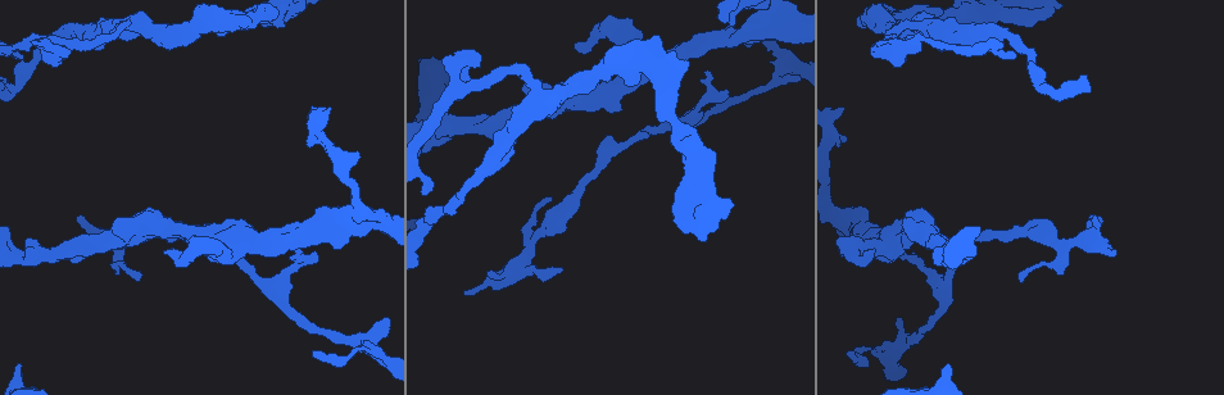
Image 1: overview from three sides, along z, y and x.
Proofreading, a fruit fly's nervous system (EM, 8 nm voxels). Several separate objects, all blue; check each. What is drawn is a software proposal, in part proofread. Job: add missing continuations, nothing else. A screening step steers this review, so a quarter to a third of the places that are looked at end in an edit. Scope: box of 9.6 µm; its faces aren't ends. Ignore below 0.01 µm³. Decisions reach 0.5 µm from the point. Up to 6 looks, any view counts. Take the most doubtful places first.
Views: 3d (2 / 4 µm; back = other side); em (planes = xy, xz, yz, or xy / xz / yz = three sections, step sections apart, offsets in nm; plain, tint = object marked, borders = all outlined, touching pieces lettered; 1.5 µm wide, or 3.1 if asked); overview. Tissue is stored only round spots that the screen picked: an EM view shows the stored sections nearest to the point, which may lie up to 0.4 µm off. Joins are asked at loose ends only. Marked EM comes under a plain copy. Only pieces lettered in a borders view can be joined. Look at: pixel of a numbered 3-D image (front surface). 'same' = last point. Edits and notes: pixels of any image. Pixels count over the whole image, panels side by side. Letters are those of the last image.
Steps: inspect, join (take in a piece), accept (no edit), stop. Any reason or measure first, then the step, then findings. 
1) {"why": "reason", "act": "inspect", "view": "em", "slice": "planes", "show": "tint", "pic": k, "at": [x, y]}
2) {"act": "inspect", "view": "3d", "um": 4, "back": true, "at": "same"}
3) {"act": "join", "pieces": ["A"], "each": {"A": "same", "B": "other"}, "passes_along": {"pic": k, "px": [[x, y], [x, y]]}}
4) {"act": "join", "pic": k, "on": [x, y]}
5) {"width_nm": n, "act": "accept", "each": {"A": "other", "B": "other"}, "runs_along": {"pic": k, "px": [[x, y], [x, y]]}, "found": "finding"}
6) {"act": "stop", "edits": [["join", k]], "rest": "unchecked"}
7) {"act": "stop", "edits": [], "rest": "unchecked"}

{"why": "stops while still wide", "act": "inspect", "view": "em", "slice": "xy", "step": 8, "show": "borders", "pic": 1, "at": [17, 363]}

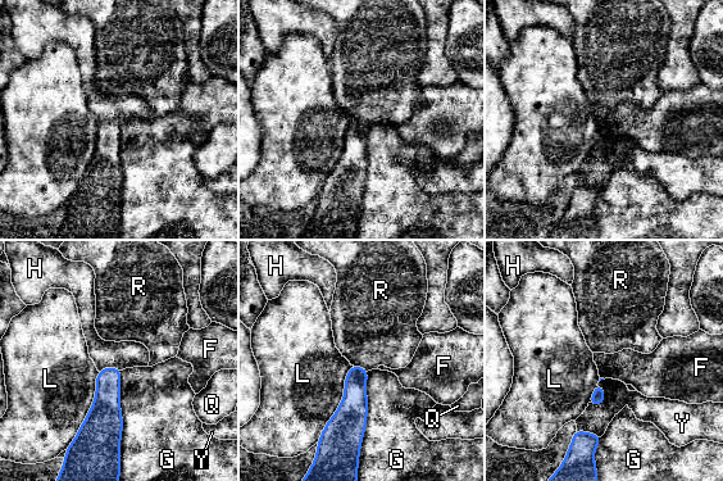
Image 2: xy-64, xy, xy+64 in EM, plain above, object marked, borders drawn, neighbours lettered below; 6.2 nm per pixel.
{"why": "another direction", "act": "inspect", "view": "em", "slice": "planes", "show": "borders", "at": "same"}

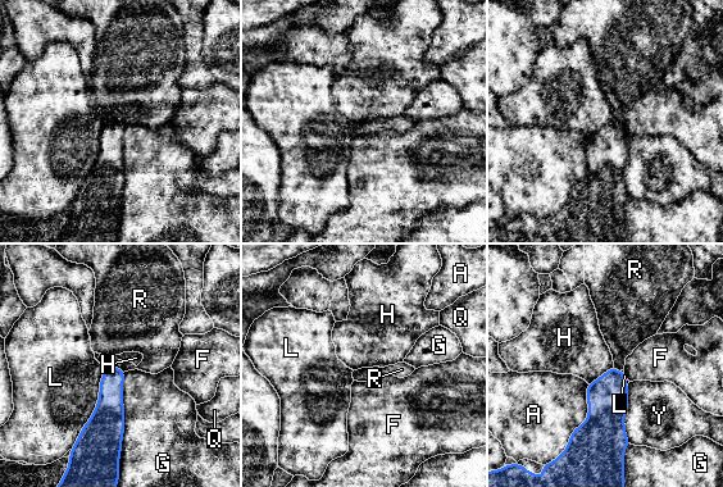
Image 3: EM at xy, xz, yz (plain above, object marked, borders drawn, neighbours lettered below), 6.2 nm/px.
{"longest_contact_nm": ["L", 550], "act": "accept", "each": {"A": "other", "F": "other", "G": "other", "H": "other", "L": "other", "Q": "other", "R": "other", "Y": "other"}, "border": {"pic": 3, "px": [[613, 367], [589, 385]]}, "found": "none of them fits"}

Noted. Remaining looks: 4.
{"act": "inspect", "view": "3d", "um": 2, "pic": 1, "at": [1114, 250]}

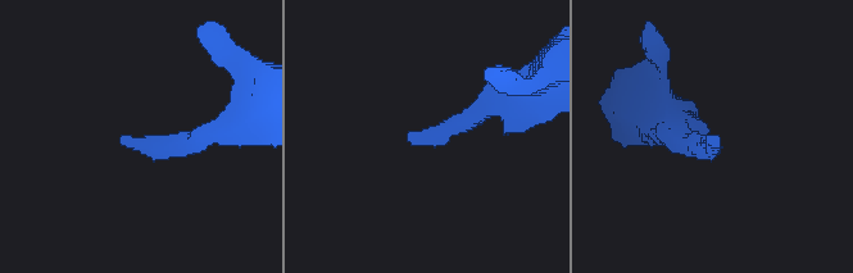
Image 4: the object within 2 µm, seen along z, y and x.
{"act": "inspect", "view": "em", "slice": "planes", "show": "tint", "pic": 4, "at": [120, 139]}

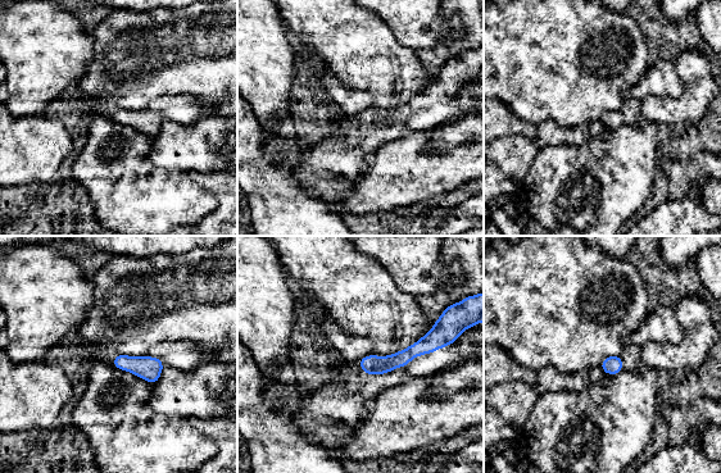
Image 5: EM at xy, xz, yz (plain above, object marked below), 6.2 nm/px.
{"act": "inspect", "view": "em", "slice": "planes", "show": "borders", "at": "same"}

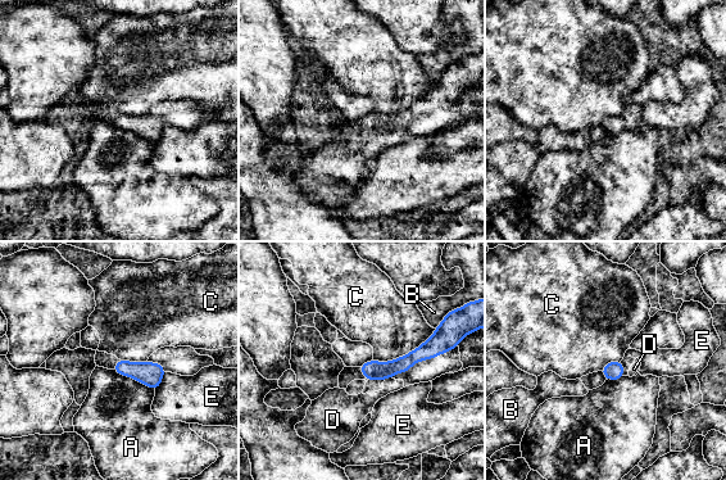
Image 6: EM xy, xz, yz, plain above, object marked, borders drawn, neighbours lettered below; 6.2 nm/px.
{"width_nm": 110, "act": "join", "pieces": ["D"], "each": {"A": "other", "B": "other", "C": "other", "D": "same", "E": "other"}, "found": "it goes on there"}

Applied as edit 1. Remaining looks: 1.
{"act": "stop", "edits": [["join", 6]], "rest": "unchecked"}

